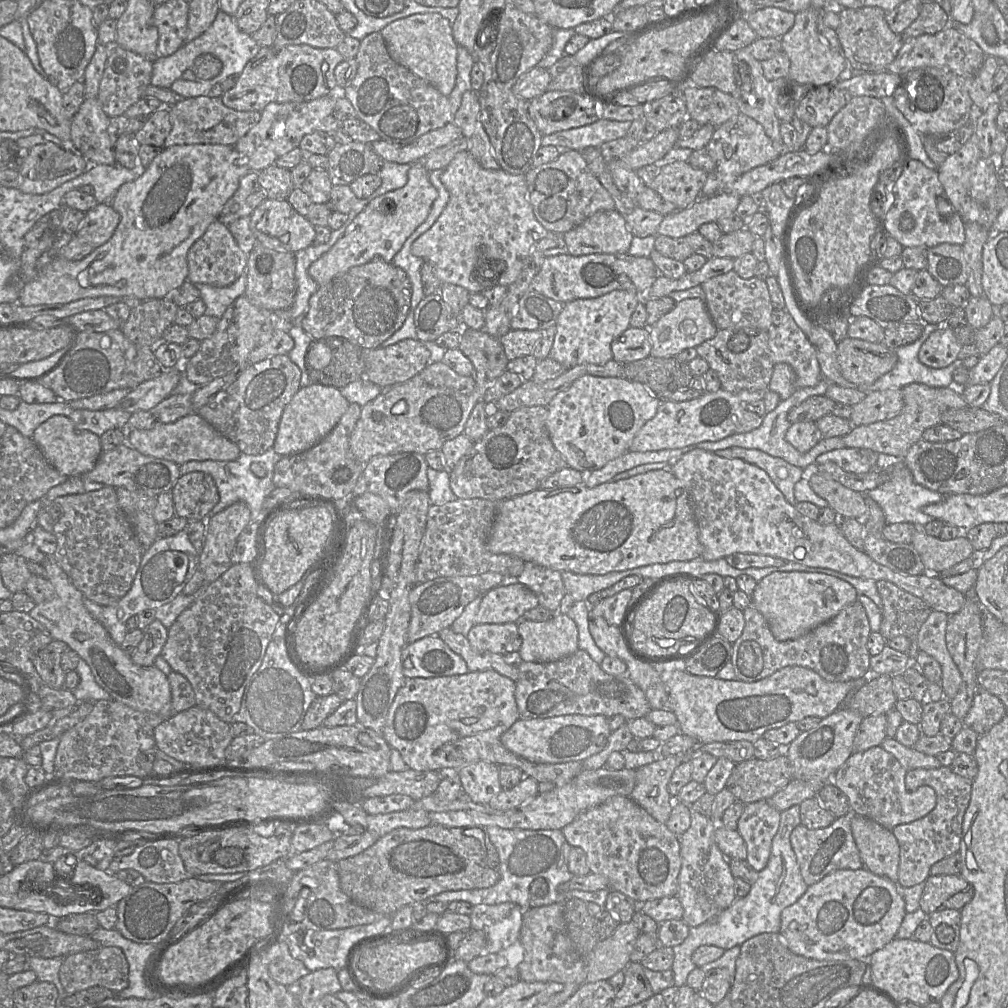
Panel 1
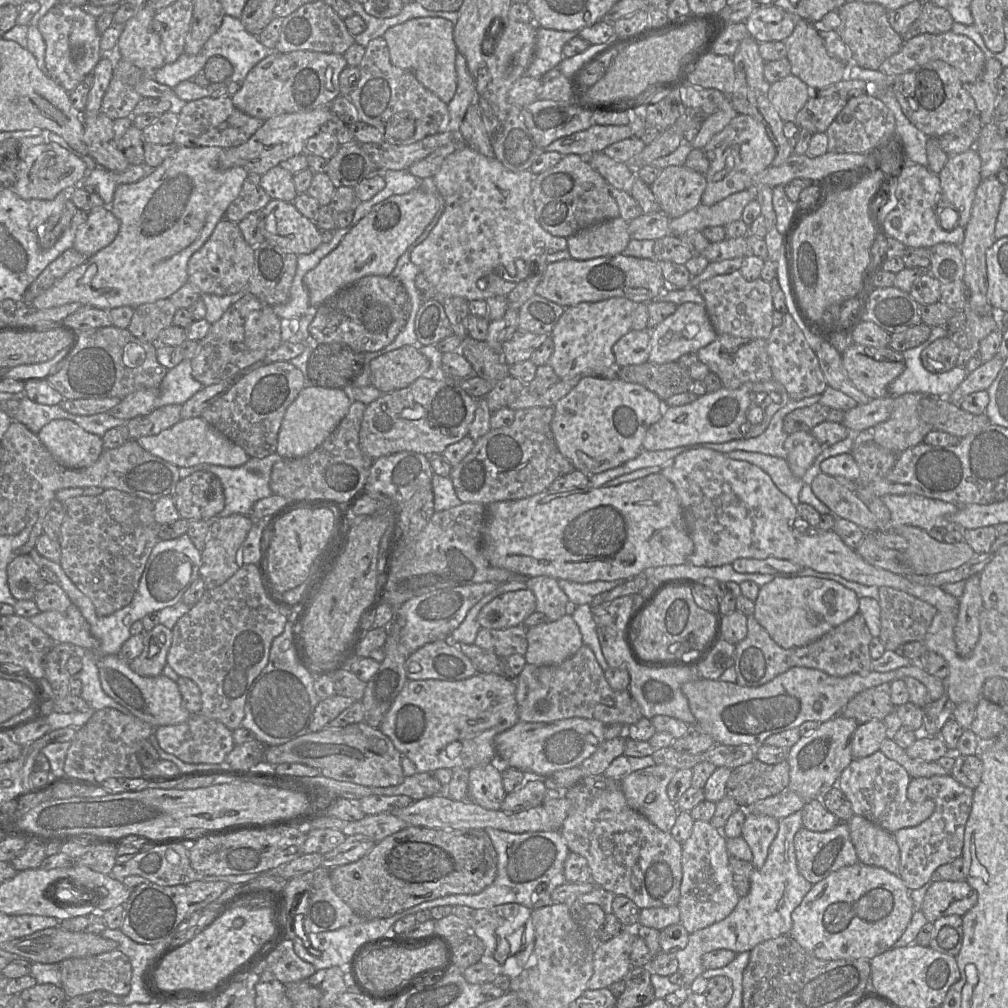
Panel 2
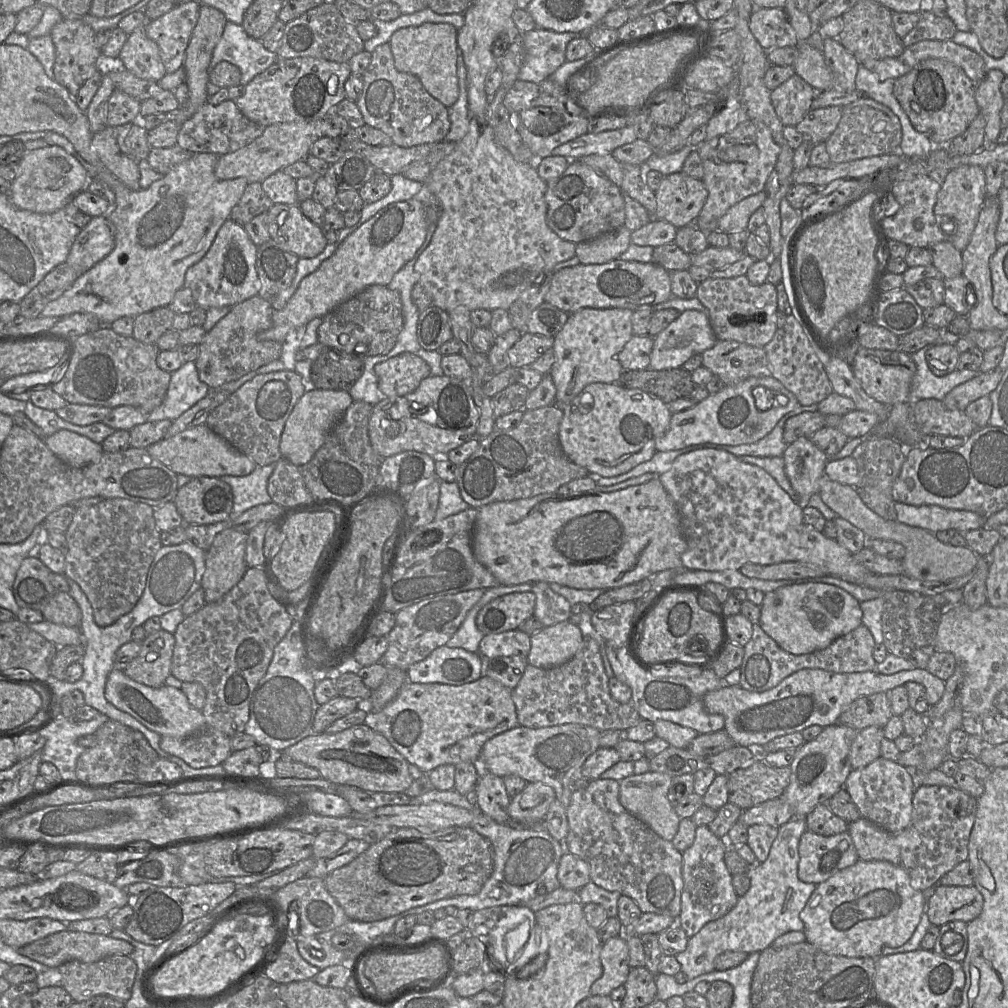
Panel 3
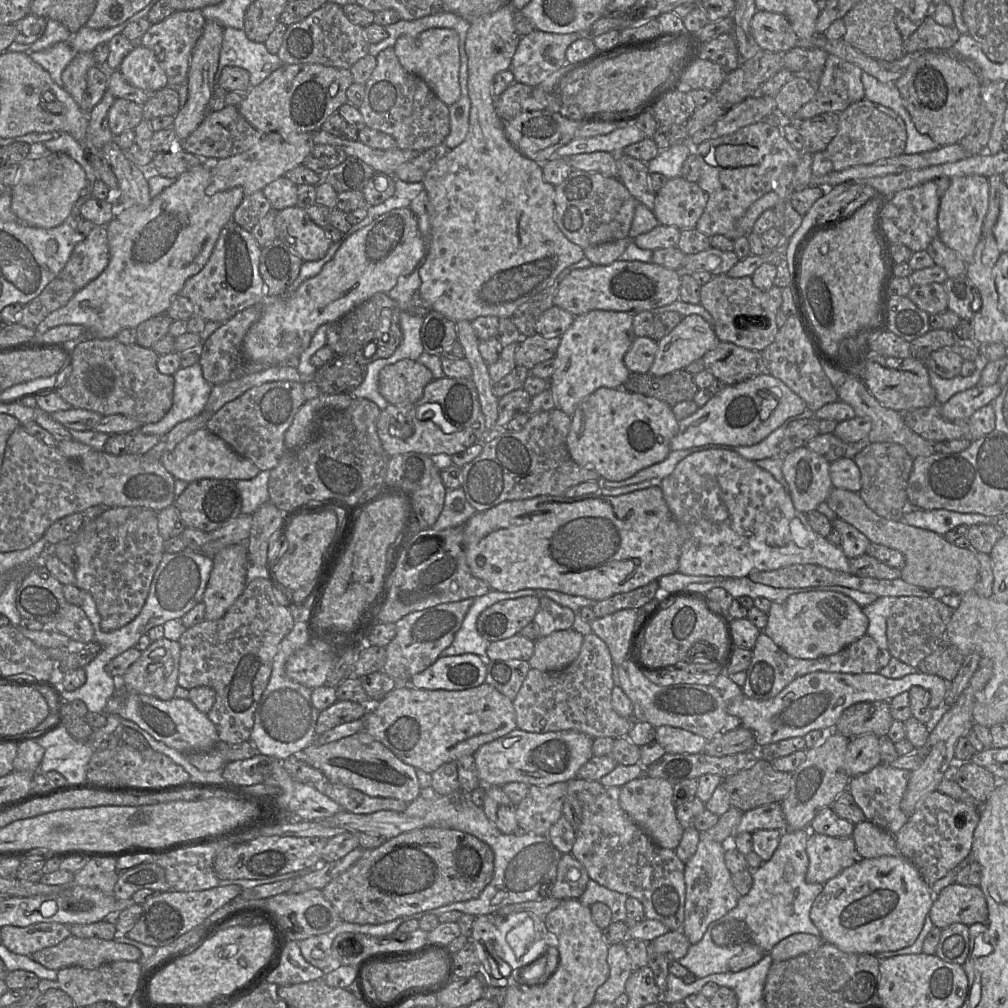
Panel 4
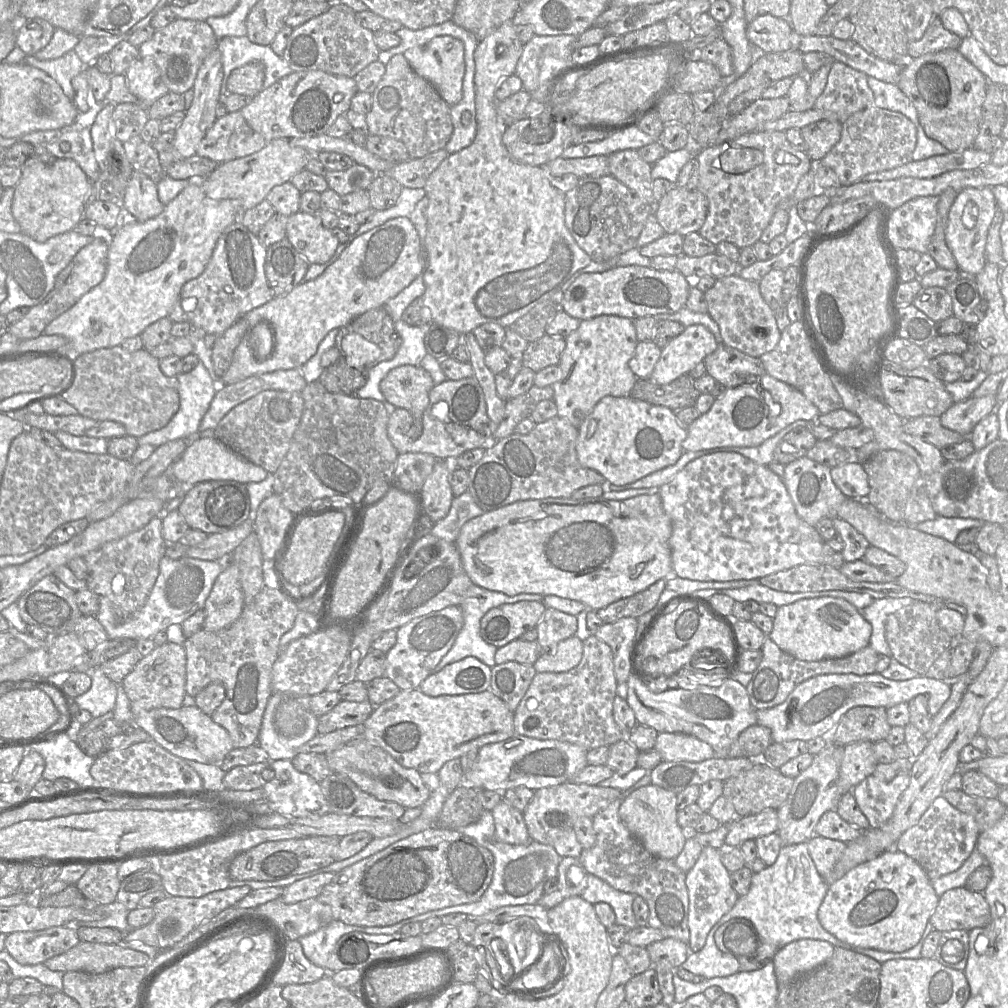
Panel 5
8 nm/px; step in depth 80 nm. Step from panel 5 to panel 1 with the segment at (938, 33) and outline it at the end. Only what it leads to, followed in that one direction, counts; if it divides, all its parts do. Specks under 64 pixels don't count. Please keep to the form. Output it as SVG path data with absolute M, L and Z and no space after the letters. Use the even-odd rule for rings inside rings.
M935 1L923 2L917 19L902 33L904 39L936 34L951 24L951 16Z

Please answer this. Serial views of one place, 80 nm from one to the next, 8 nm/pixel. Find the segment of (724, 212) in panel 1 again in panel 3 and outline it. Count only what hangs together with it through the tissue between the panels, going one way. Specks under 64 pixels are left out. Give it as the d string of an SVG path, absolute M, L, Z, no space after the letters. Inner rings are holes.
M763 190L739 201L718 219L717 230L727 234L746 230L750 216L762 206L765 199Z

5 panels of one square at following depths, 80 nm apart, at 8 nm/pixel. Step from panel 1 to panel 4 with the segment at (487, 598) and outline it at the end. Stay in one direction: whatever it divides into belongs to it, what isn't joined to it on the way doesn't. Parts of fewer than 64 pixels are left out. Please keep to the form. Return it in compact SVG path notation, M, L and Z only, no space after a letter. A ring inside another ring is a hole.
M537 596L499 601L479 615L477 630L490 642L507 639L534 620L539 606Z

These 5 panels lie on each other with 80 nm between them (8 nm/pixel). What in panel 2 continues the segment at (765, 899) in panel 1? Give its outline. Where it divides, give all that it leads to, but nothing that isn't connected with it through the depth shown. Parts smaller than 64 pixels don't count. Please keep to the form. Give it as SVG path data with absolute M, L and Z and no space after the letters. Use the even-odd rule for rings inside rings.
M801 811L780 819L778 833L770 845L764 865L755 869L750 877L748 894L739 899L735 909L725 919L689 934L687 946L675 953L683 988L690 988L692 982L706 970L702 965L705 953L728 949L738 954L750 951L766 940L790 934L793 926L792 912L813 886L801 875L797 865L794 837L802 827Z

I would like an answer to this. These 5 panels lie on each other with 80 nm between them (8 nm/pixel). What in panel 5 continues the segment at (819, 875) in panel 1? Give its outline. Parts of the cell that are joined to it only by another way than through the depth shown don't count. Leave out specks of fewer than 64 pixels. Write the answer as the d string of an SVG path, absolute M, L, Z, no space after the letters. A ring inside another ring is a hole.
M815 835L807 844L818 873L825 879L833 871L848 843Z

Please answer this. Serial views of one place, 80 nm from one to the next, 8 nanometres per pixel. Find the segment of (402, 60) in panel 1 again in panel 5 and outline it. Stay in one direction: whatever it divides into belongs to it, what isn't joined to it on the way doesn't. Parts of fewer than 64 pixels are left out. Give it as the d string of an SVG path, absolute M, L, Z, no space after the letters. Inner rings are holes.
M437 36L426 44L410 48L403 53L414 72L428 81L441 98L451 107L462 100L465 74L464 44L451 36Z

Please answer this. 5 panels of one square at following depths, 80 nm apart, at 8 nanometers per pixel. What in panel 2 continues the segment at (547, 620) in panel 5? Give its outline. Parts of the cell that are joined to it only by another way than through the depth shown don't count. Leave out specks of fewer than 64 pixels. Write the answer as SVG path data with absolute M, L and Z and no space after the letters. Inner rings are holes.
M541 575L529 577L526 579L525 583L527 588L536 596L536 611L545 614L550 622L556 621L566 615L566 604L570 600L559 587L557 579Z

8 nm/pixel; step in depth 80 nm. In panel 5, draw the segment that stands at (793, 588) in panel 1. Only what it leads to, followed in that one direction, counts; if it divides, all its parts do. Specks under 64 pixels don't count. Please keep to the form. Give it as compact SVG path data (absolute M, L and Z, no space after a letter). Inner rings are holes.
M838 597L801 599L780 606L769 638L784 652L803 661L843 658L870 644L872 627L855 606Z

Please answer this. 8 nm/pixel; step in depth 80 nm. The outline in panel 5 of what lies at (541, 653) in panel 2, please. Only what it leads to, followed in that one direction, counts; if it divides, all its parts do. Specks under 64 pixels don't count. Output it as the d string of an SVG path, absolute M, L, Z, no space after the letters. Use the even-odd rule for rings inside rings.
M576 635L560 641L555 649L542 653L533 664L536 672L567 672L576 667L583 655L583 641Z

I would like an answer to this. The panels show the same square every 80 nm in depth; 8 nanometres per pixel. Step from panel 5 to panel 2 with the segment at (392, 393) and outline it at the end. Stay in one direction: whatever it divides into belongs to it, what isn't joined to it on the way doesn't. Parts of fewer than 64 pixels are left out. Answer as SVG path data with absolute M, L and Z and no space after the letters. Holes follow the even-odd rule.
M405 345L371 360L370 382L389 393L408 387L429 368L429 360L414 345Z

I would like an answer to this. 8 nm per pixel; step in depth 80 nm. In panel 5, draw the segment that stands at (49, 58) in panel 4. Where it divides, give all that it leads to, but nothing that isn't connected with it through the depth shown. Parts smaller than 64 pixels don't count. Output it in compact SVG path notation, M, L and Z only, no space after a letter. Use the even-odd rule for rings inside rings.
M74 50L52 60L39 60L35 55L26 55L23 62L48 74L60 85L64 94L74 102L72 79L86 68Z

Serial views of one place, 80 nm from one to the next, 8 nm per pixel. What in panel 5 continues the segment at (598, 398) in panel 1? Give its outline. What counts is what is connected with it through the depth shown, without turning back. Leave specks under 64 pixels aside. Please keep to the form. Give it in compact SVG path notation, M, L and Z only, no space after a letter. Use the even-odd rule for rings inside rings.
M605 396L578 428L576 452L583 467L593 469L610 483L622 486L676 463L683 453L682 443L686 437L687 430L682 428L671 409L631 397Z

